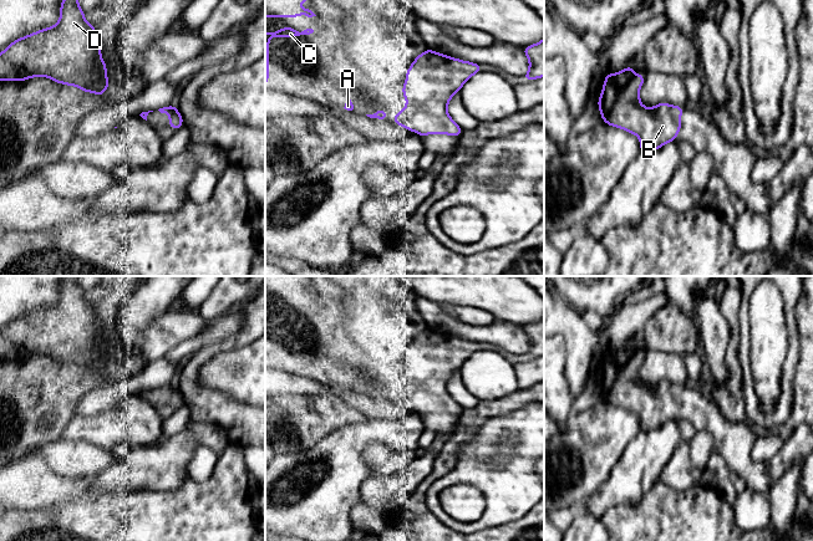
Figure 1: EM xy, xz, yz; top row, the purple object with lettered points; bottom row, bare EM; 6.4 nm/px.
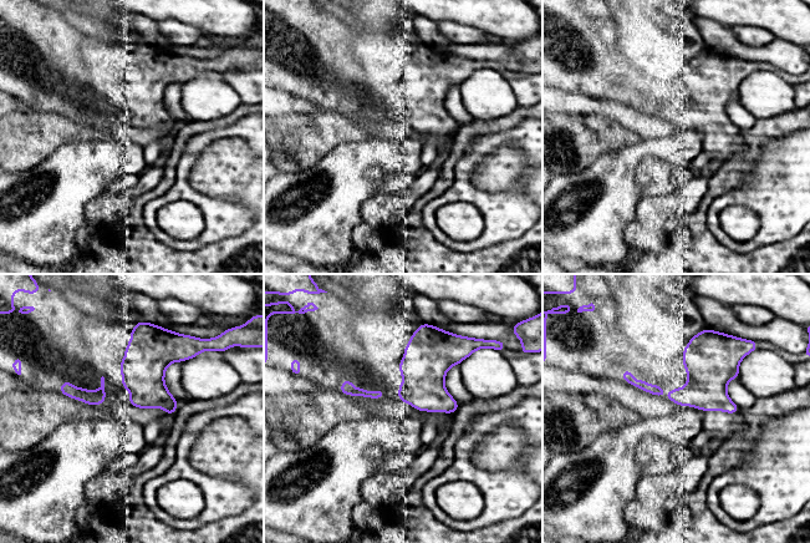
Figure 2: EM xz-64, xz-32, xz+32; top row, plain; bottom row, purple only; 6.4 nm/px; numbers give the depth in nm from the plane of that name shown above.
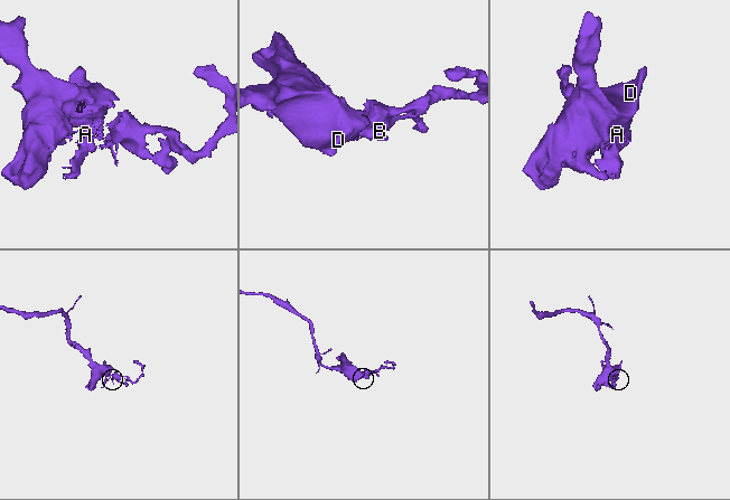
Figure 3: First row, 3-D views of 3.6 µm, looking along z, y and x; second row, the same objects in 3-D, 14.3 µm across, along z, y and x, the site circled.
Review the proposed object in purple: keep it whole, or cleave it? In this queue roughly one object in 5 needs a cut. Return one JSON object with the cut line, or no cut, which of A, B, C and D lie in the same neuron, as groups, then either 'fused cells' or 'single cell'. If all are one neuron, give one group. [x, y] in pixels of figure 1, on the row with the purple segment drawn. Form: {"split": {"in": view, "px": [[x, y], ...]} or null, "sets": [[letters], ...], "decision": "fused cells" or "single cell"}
{"split": null, "sets": [["A", "B", "C", "D"]], "decision": "single cell"}

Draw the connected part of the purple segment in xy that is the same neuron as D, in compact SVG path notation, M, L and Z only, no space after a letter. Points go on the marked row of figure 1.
M62 0L60 20L55 26L39 30L12 41L0 52L0 81L26 81L31 77L49 77L52 81L80 87L105 97L108 88L107 63L101 56L101 45L95 25L85 20L78 0Z

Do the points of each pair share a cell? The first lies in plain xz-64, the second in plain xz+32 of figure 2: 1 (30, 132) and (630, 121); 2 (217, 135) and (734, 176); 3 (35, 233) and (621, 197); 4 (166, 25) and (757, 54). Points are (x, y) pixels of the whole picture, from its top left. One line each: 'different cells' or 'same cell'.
1: different cells
2: different cells
3: same cell
4: different cells

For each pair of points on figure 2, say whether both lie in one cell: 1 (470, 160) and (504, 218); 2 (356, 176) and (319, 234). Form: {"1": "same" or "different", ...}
{"1": "same", "2": "same"}

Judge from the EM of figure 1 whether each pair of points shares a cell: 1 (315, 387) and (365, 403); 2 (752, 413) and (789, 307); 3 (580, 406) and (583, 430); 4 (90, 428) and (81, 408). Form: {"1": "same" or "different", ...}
{"1": "same", "2": "same", "3": "different", "4": "different"}

